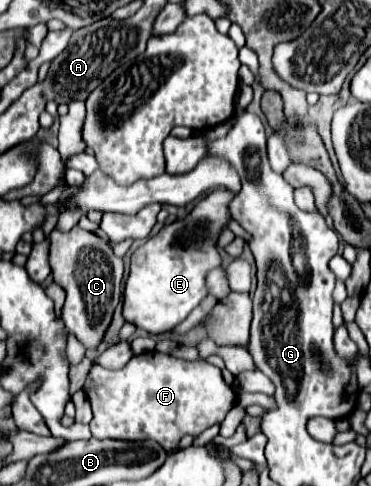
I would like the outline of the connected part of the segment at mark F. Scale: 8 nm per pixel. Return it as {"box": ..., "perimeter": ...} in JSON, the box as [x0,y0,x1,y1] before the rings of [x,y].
{"box":[83,353,235,451],"perimeter":[[[163,353],[135,355],[123,369],[105,369],[93,363],[83,393],[93,407],[91,433],[95,439],[155,439],[173,451],[183,435],[199,435],[223,421],[235,405],[235,393],[225,385],[221,369],[205,361],[183,361]]]}

